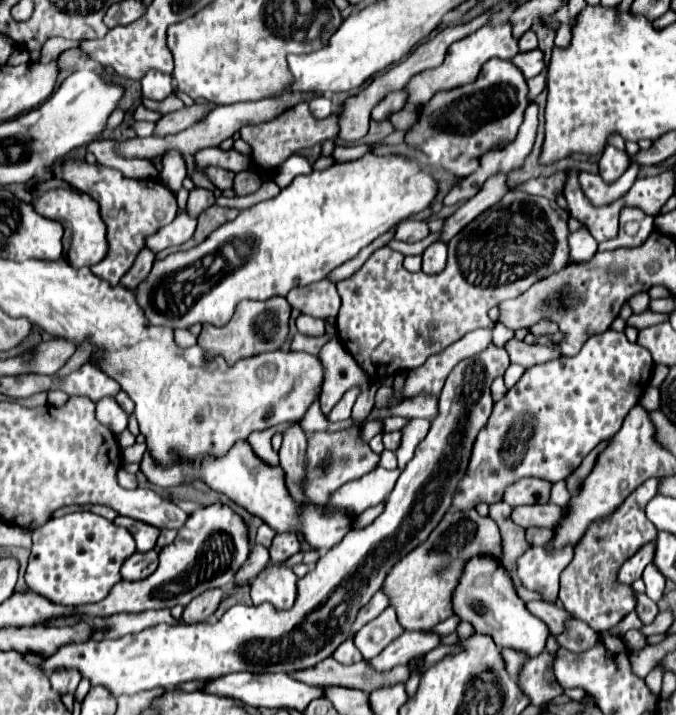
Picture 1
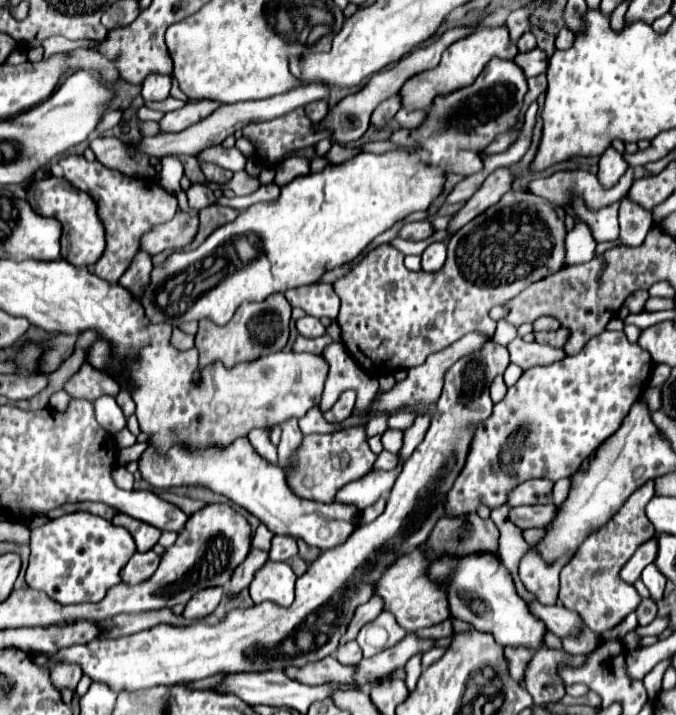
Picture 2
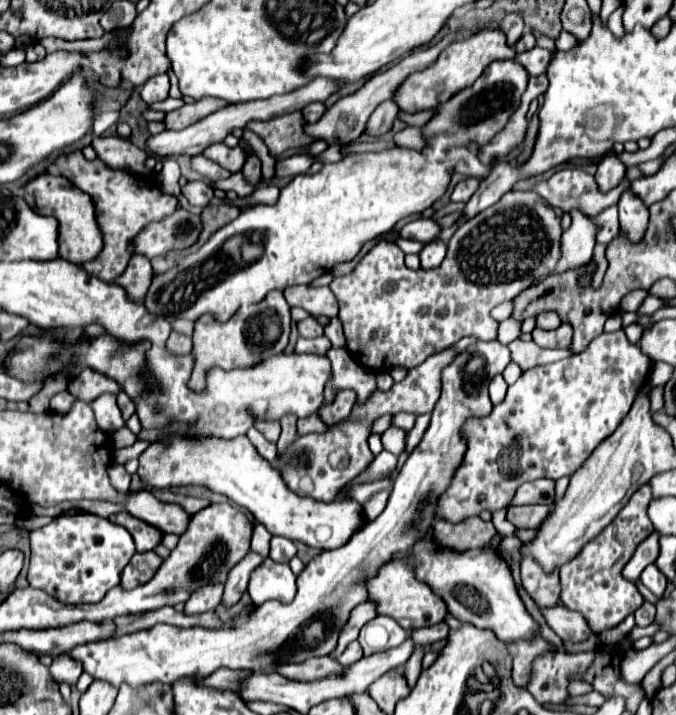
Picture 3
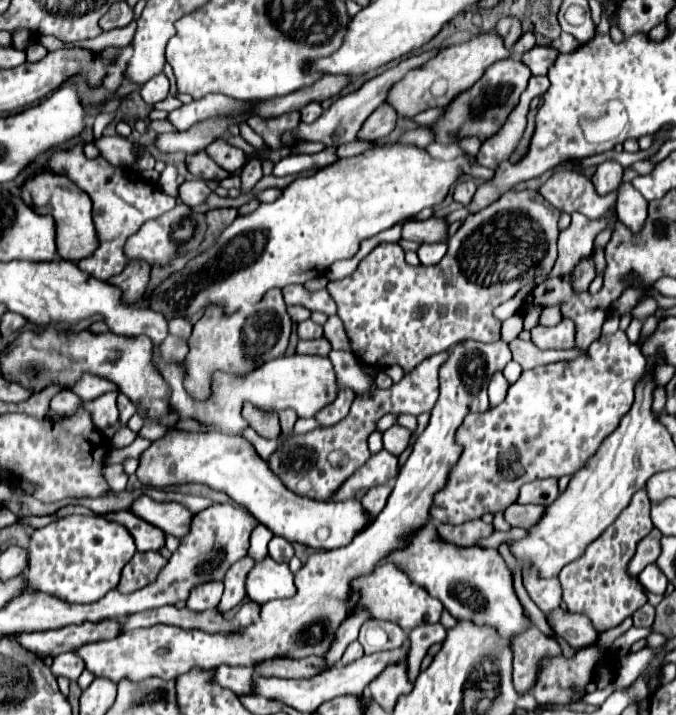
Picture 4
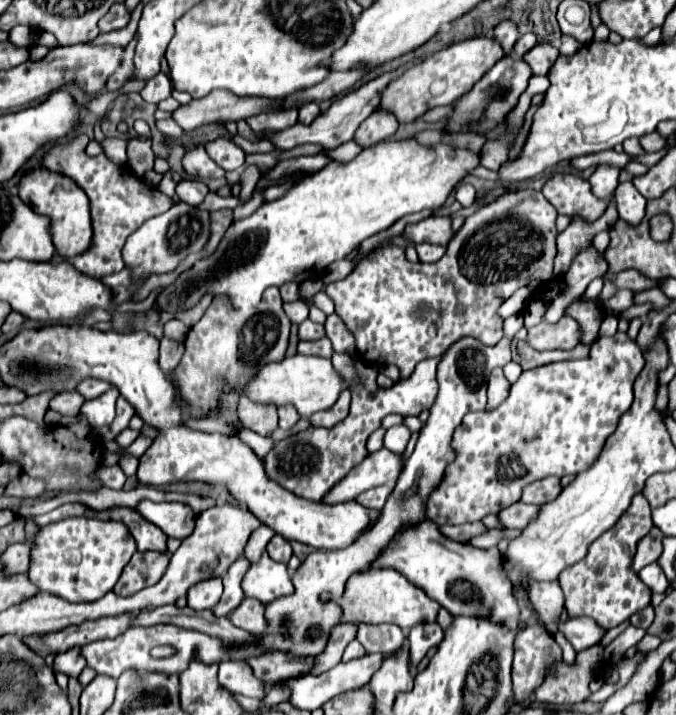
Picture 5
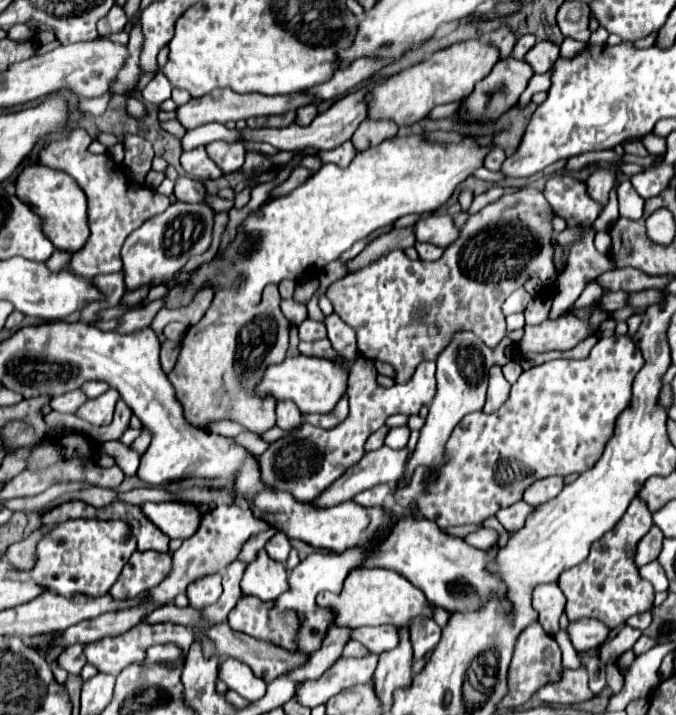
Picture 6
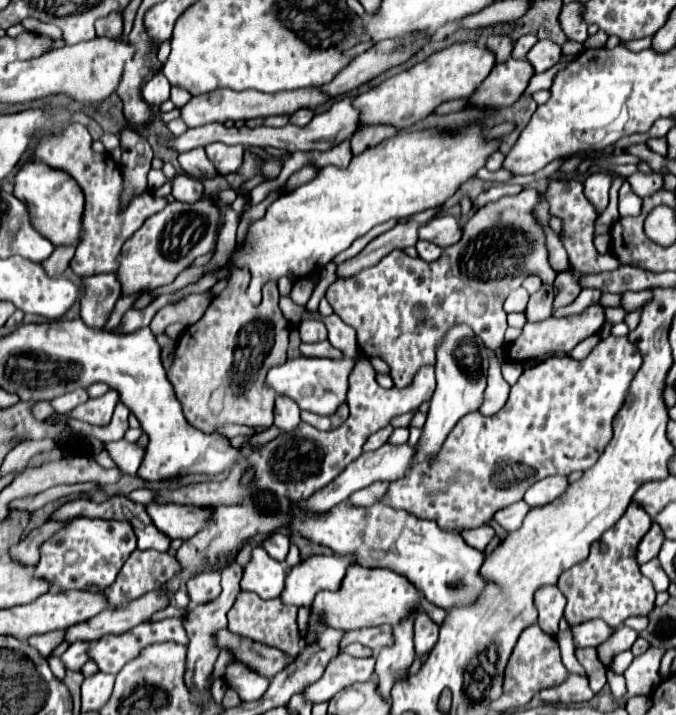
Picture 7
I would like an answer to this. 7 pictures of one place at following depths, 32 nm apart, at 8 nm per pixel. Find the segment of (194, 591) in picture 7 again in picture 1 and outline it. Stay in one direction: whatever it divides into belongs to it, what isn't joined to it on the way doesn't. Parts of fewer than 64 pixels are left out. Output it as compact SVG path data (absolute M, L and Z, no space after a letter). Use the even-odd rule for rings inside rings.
M216 588L216 590L208 590L208 592L202 592L200 596L196 596L186 608L184 608L184 614L182 614L182 620L186 624L196 624L196 622L204 622L208 616L212 616L218 608L222 600L222 590Z

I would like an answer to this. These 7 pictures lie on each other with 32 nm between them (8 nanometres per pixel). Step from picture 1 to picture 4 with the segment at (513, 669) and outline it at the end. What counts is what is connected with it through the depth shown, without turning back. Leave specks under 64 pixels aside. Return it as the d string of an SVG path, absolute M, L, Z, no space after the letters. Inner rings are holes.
M536 626L518 634L512 640L514 652L514 688L518 694L526 694L538 680L540 660L560 656L560 646L554 638L542 634Z

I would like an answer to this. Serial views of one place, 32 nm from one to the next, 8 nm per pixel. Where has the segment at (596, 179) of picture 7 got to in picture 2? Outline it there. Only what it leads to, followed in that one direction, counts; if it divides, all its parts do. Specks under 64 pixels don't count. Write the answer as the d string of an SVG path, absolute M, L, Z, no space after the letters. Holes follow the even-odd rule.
M608 148L608 152L604 152L600 156L596 176L604 188L612 188L616 184L616 180L620 180L620 176L624 176L626 170L628 170L628 164L624 162L622 154L616 152L614 148Z

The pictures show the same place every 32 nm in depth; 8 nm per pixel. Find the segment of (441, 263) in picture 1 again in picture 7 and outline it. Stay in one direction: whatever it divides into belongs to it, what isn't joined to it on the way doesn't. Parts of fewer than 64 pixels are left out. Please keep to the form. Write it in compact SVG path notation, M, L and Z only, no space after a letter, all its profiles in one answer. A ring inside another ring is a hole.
M418 240L416 242L416 250L418 250L418 256L422 260L426 260L426 262L432 262L432 260L440 258L440 254L442 254L442 248L438 248L436 244L426 242L426 240Z

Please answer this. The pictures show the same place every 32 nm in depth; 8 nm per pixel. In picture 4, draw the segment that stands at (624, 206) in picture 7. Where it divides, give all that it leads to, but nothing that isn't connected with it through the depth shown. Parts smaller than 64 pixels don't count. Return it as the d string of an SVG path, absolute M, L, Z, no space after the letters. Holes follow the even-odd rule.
M630 182L620 184L616 214L618 214L620 222L624 222L628 228L632 228L632 232L638 232L644 226L646 206L648 206L648 202L642 198L640 192L636 192L636 188Z

